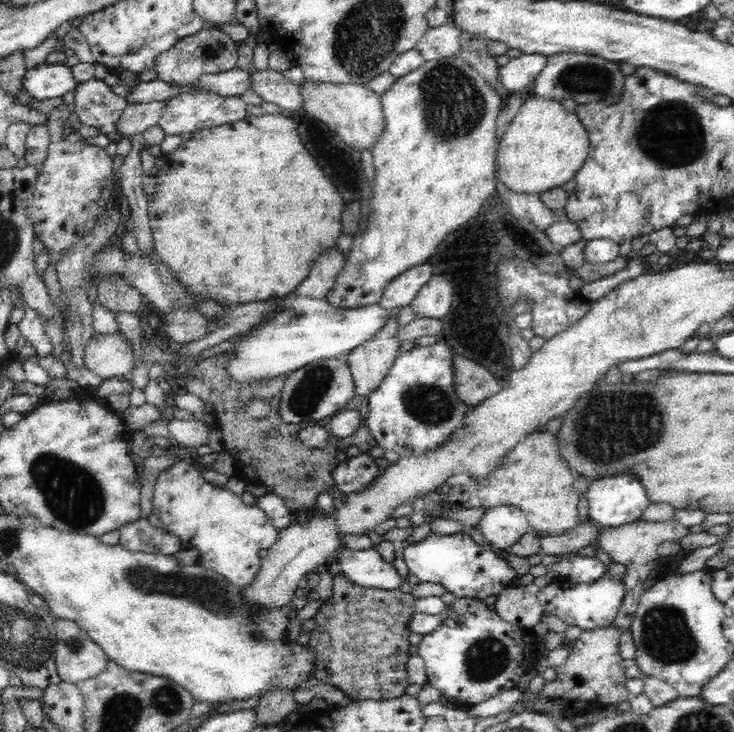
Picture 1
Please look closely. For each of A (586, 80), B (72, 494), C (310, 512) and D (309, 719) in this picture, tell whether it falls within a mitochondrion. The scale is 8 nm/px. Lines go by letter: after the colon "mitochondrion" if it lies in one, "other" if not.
A: mitochondrion
B: mitochondrion
C: other
D: other

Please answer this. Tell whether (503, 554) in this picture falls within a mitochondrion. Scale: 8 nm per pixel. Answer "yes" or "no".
no

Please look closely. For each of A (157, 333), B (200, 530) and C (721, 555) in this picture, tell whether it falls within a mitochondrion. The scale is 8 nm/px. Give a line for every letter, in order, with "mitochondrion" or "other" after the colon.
A: other
B: other
C: other

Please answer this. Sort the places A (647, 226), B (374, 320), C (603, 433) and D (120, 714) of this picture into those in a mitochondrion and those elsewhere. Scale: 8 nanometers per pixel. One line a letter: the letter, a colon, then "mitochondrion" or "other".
A: other
B: other
C: mitochondrion
D: mitochondrion

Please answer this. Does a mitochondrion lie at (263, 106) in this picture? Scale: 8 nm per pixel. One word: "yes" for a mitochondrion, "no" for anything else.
no

